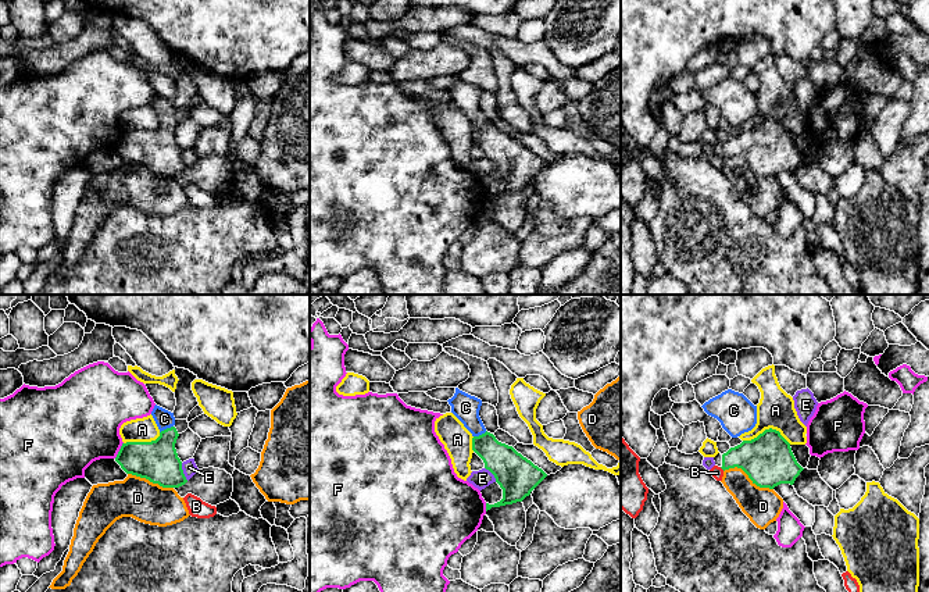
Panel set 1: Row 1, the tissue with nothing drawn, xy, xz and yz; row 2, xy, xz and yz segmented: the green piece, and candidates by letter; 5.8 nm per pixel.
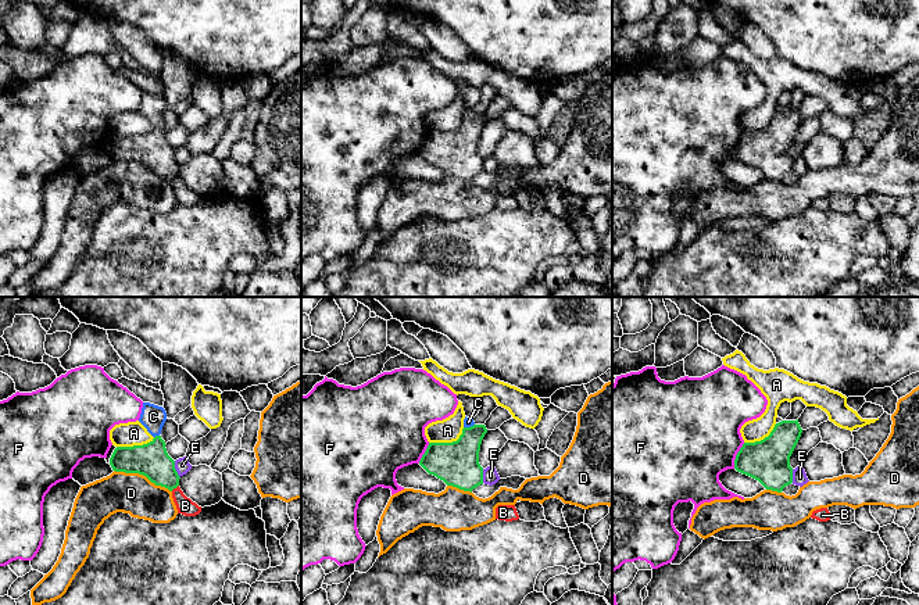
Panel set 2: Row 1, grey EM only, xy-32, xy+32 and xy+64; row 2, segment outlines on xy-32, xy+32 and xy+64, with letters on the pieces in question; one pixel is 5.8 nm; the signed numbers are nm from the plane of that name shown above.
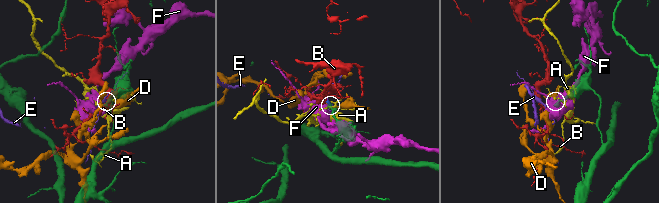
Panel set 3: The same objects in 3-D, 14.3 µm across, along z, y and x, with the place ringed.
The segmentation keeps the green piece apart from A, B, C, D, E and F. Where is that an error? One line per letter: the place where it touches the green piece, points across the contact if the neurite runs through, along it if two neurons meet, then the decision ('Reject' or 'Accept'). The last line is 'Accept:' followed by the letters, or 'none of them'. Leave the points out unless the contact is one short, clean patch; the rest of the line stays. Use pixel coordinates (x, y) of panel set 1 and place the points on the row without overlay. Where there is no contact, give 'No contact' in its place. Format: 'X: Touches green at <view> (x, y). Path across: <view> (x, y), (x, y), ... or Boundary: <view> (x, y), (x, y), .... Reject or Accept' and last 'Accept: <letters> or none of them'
A: Touches green at yz (767, 118). Reject
B: Touches green at yz (722, 157). Boundary: yz (720, 156), (724, 159). Reject
C: Touches green at xy (167, 117). Path across: xy (157, 149), (167, 128), (167, 117), (164, 107). Accept
D: Touches green at yz (749, 166). Boundary: yz (724, 159), (739, 156), (757, 174), (772, 178). Reject
E: Touches green at xy (182, 160). Reject
F: Touches green at xy (120, 139). Reject
Accept: C

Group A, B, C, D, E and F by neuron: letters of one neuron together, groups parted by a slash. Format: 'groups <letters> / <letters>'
groups A / B / C / D / E / F

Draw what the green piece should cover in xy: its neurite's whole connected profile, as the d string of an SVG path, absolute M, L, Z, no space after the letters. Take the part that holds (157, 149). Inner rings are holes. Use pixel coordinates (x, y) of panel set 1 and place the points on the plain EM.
M154 94L151 104L160 125L151 131L122 132L115 150L126 163L146 167L162 176L179 176L187 171L175 132L179 125L174 101Z

